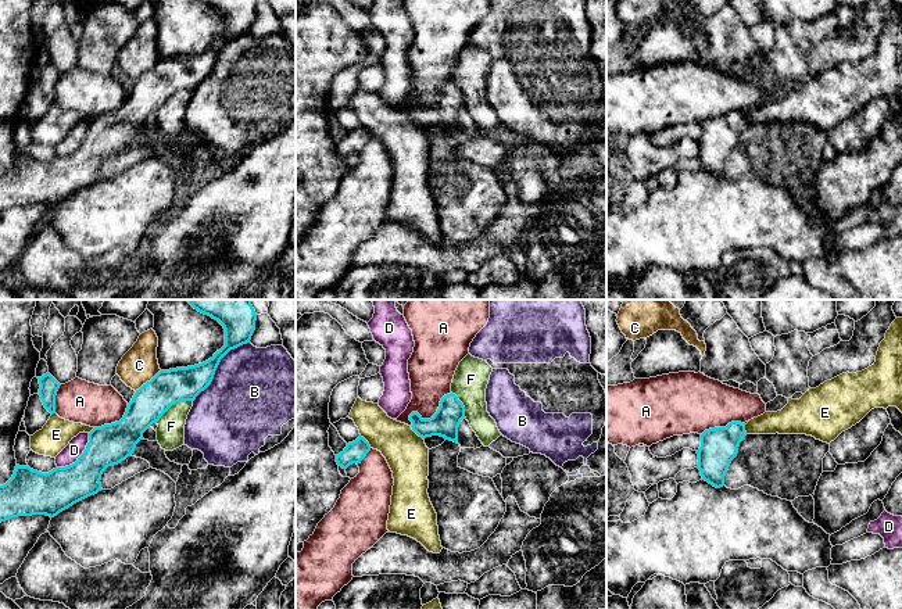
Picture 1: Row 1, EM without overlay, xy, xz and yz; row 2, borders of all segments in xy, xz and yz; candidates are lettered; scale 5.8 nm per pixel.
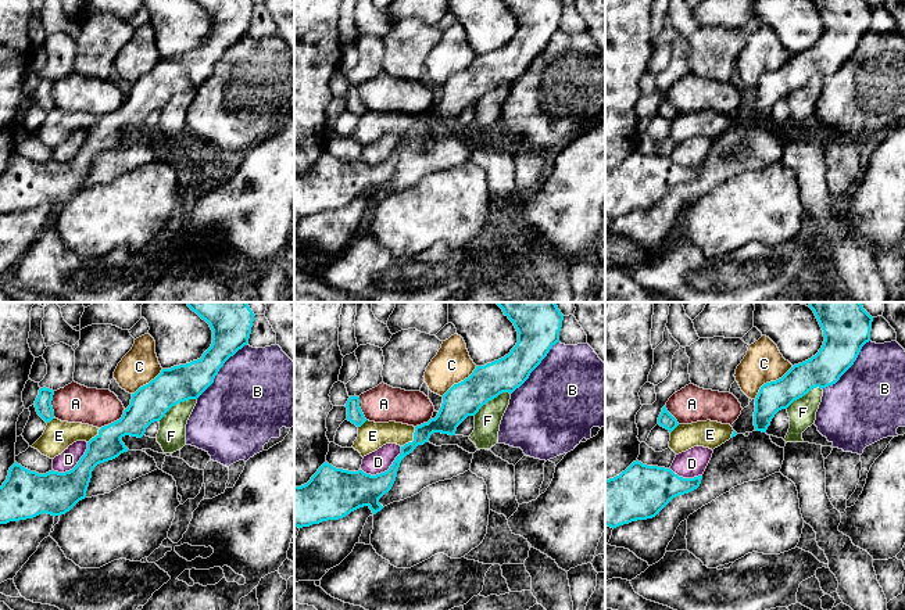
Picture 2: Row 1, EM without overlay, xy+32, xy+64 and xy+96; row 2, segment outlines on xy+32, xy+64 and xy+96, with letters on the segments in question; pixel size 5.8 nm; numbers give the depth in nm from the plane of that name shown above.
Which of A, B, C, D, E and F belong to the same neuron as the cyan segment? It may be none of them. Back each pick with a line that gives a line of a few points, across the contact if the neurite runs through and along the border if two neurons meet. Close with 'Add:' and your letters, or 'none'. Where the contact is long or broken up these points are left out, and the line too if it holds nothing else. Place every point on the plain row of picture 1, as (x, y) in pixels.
Add: none

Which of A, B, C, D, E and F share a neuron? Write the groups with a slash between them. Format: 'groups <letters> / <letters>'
groups A / B / C / D / E / F

